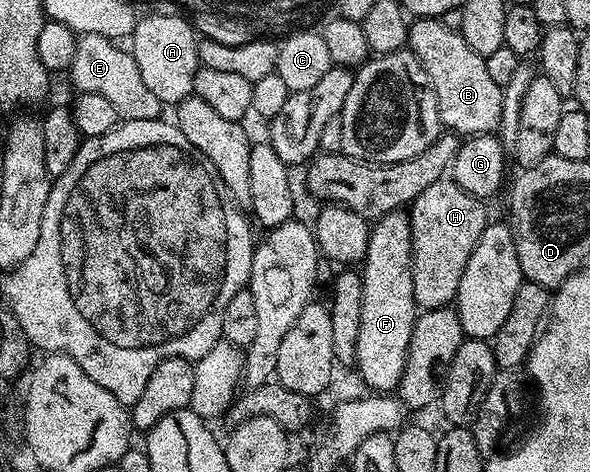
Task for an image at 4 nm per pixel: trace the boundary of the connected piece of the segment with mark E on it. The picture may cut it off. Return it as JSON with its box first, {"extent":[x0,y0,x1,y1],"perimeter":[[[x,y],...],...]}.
{"extent":[67,32,163,120],"perimeter":[[[86,32],[78,35],[75,46],[75,58],[67,70],[67,76],[73,79],[78,93],[99,94],[115,106],[118,117],[126,120],[155,120],[162,115],[163,105],[150,88],[143,83],[139,75],[139,66],[135,66],[132,51],[121,49],[120,43],[114,42],[107,36]]]}

